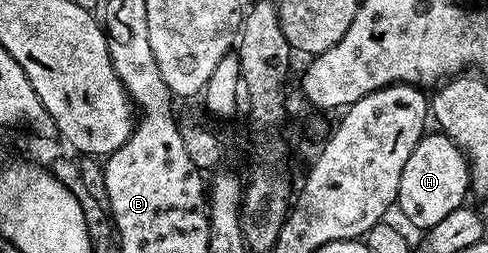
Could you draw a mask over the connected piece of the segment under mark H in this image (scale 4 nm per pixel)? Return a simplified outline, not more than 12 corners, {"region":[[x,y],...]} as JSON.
{"region":[[425,134],[402,169],[398,212],[438,226],[469,195],[468,160]]}

